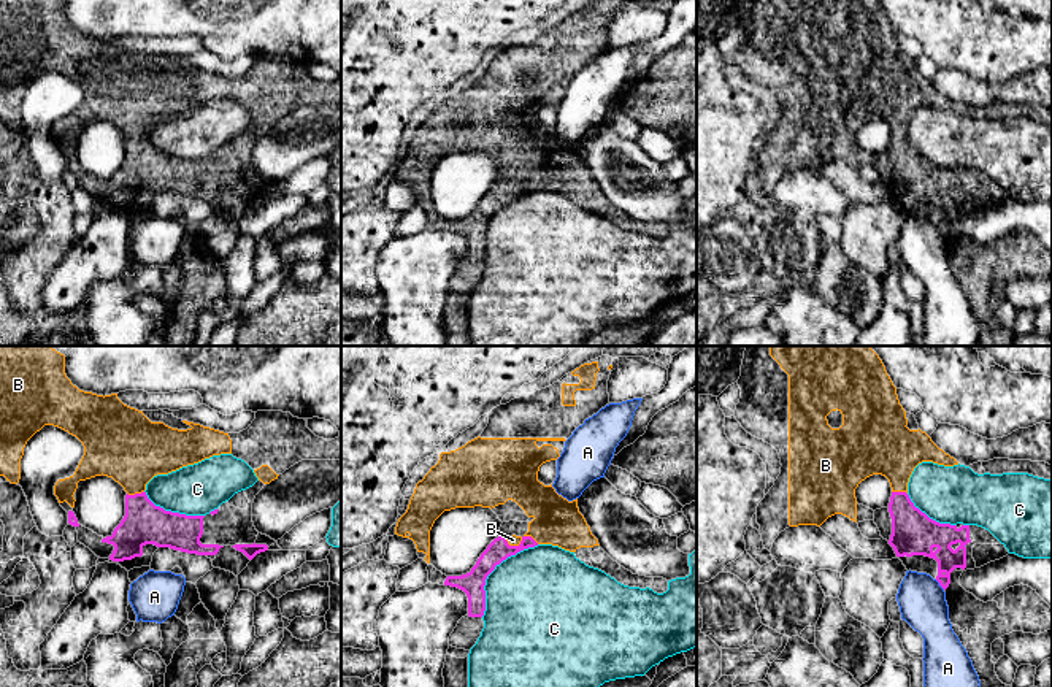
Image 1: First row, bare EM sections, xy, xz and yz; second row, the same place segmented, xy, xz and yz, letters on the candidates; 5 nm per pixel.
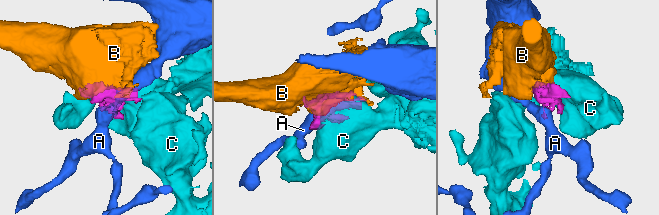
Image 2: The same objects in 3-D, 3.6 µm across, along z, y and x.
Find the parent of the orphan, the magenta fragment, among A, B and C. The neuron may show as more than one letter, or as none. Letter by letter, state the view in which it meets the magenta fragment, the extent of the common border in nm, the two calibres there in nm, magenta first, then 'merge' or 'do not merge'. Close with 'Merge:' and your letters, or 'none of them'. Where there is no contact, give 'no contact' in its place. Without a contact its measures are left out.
A: yz | 80 nm | 160/240 nm | do not merge
B: xy | 90 nm | 220/360 nm | merge
C: xz | 460 nm | 120/480 nm | do not merge
Merge: B

